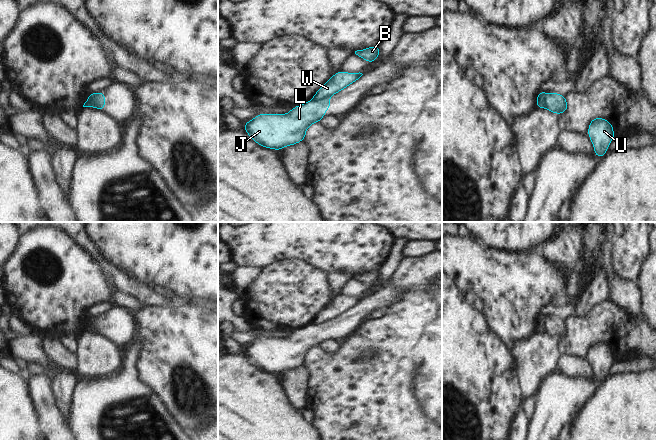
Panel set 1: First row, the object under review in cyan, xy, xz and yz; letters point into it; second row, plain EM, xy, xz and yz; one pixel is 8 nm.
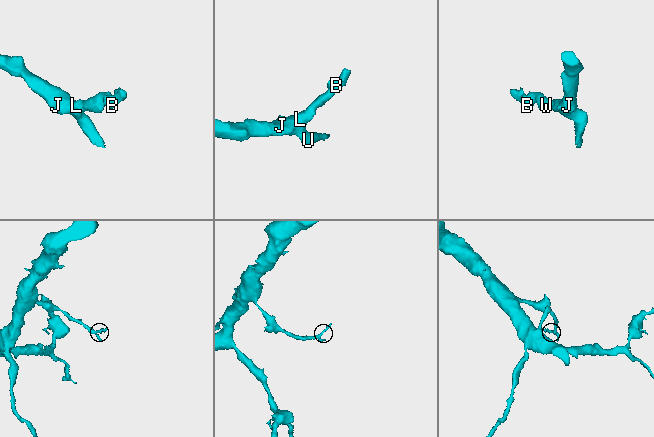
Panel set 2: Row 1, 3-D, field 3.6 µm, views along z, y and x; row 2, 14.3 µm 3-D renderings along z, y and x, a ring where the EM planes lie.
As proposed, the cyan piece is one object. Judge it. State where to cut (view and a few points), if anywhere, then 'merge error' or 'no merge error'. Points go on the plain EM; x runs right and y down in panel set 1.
xy (96, 317), (89, 330) | merge error

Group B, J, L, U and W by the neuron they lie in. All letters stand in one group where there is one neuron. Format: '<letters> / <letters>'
B W / J L U

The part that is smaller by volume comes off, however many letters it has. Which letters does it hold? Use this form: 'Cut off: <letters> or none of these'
Cut off: B, W

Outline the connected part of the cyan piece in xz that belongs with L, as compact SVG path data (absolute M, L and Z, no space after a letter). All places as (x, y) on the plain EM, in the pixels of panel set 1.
M324 322L319 325L312 323L304 328L299 328L291 332L287 338L259 337L258 340L244 347L243 353L249 361L260 370L280 375L285 370L292 370L305 364L306 353L313 347L320 346L324 343L324 336L330 333L329 322Z

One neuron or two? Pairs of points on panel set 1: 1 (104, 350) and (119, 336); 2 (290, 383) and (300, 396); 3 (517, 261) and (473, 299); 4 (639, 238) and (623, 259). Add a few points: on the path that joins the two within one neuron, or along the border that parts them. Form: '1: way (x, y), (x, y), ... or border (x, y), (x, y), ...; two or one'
1: border (104, 335), (118, 345); two
2: way (293, 386), (297, 393); one
3: border (466, 292), (474, 292), (478, 296), (480, 309); two
4: way (634, 243), (628, 254); one

